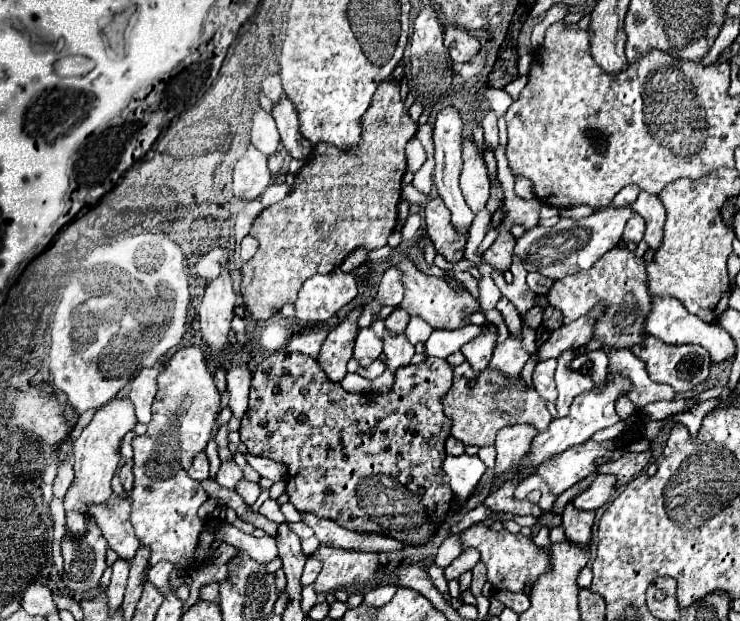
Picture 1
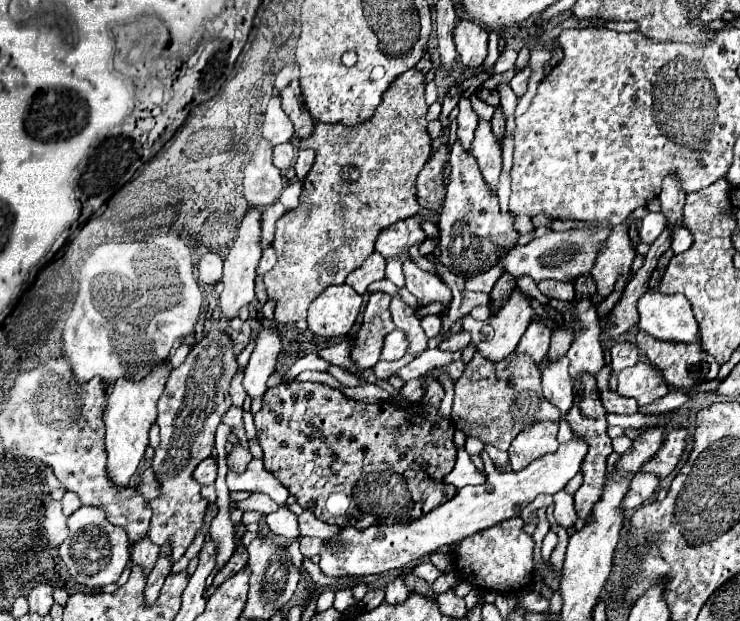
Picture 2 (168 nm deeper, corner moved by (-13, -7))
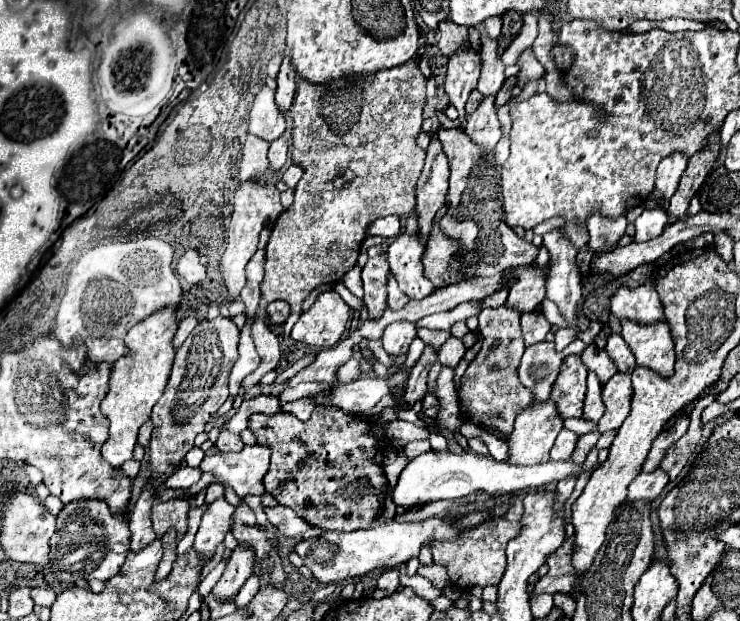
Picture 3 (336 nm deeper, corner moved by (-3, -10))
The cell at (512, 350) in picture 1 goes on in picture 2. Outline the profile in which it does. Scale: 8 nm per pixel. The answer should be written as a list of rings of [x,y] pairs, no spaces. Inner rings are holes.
[[[532,321],[530,327],[526,329],[526,333],[522,335],[520,339],[520,345],[518,345],[518,351],[522,353],[528,353],[536,365],[540,365],[548,353],[548,347],[550,347],[550,337],[552,337],[552,329],[548,329],[544,325],[544,321]]]

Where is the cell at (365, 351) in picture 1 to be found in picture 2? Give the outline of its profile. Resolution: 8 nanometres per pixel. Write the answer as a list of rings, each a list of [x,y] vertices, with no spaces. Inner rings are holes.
[[[394,329],[384,339],[384,349],[382,349],[380,359],[384,359],[384,361],[398,361],[400,357],[406,355],[406,351],[408,351],[408,341],[406,341],[404,331]]]

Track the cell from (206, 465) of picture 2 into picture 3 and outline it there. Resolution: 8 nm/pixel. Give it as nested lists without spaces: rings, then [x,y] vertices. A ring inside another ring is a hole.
[[[182,466],[178,468],[168,480],[166,480],[166,486],[168,488],[190,488],[192,484],[196,484],[202,476],[202,470],[200,468],[190,468],[190,466]]]

